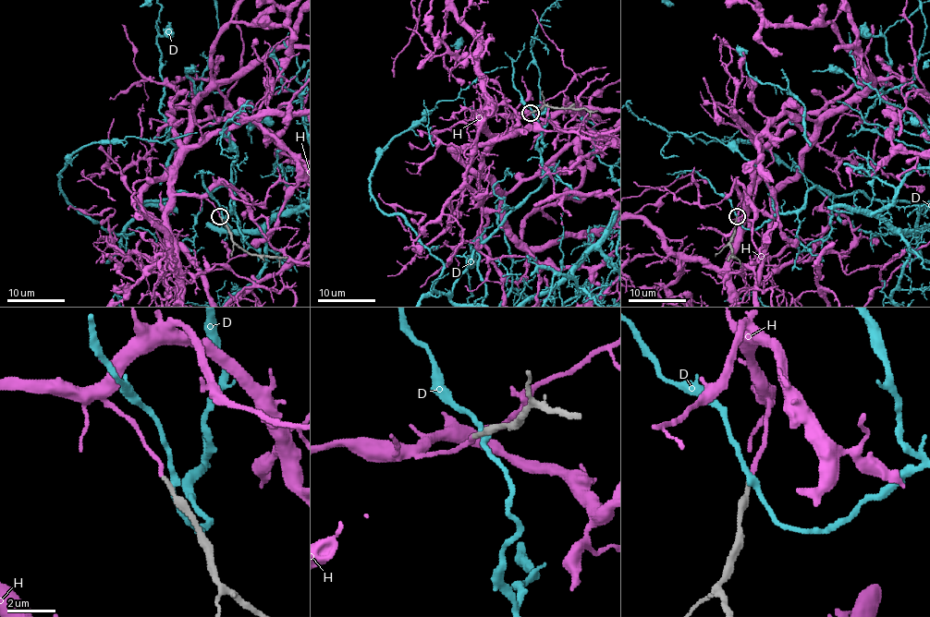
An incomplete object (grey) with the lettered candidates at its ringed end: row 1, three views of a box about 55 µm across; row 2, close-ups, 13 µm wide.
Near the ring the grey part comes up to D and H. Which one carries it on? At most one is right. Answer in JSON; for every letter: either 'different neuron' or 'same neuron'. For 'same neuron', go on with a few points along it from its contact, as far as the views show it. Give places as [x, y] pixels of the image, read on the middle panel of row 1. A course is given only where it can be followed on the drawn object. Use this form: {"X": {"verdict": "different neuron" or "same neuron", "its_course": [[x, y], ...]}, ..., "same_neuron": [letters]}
{"D": {"verdict": "different neuron"}, "H": {"verdict": "same neuron"}, "same_neuron": ["H"]}

